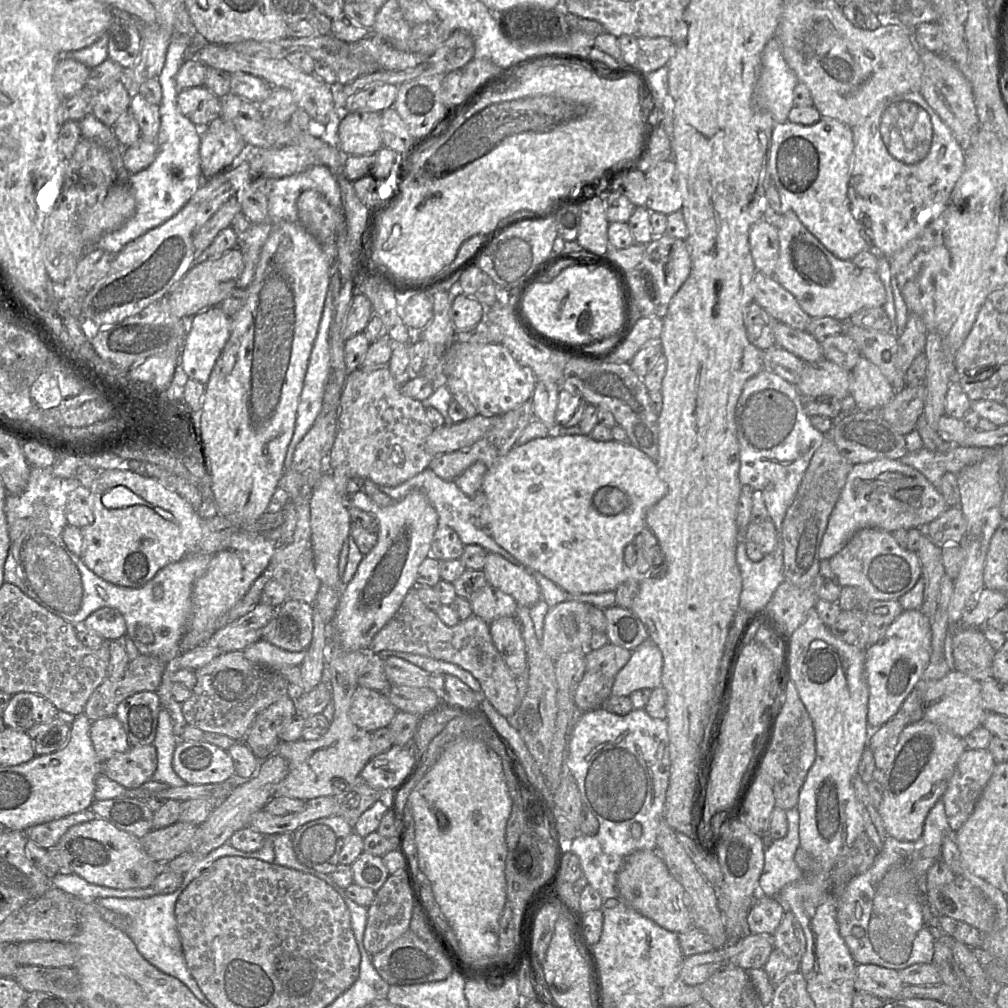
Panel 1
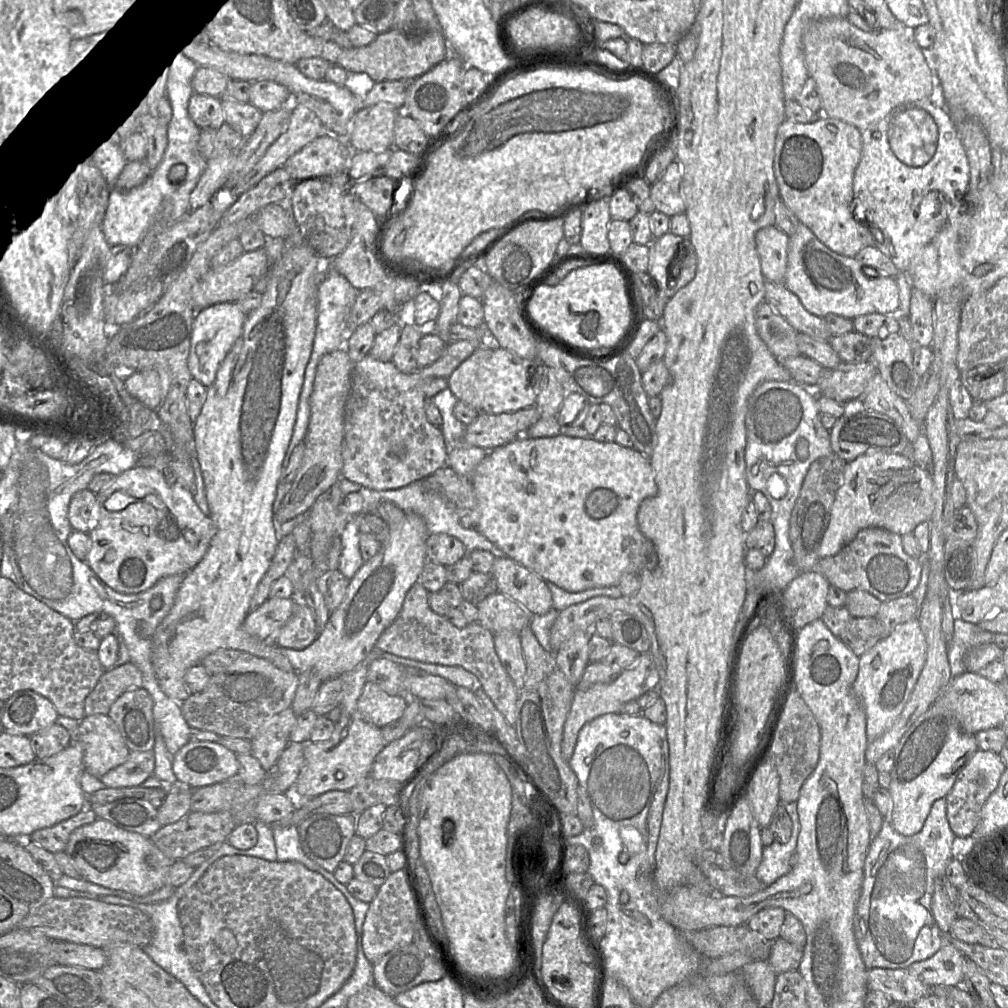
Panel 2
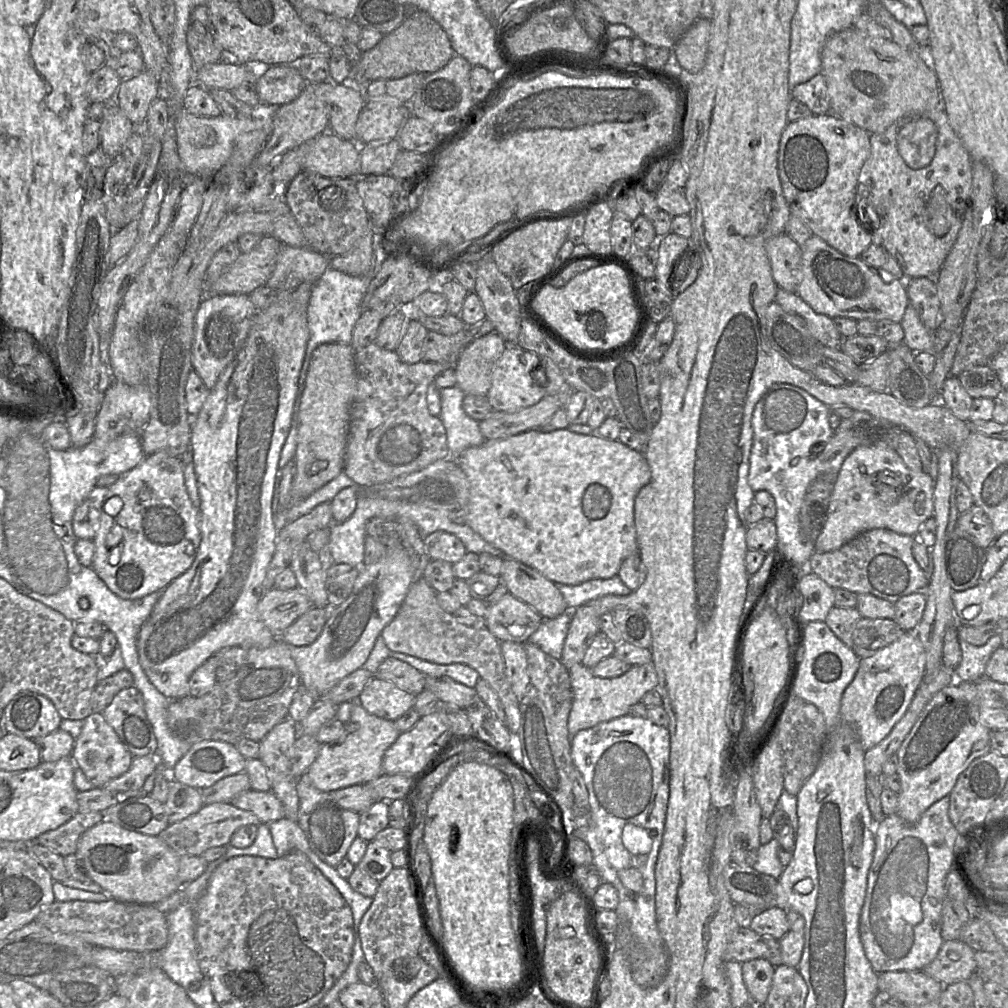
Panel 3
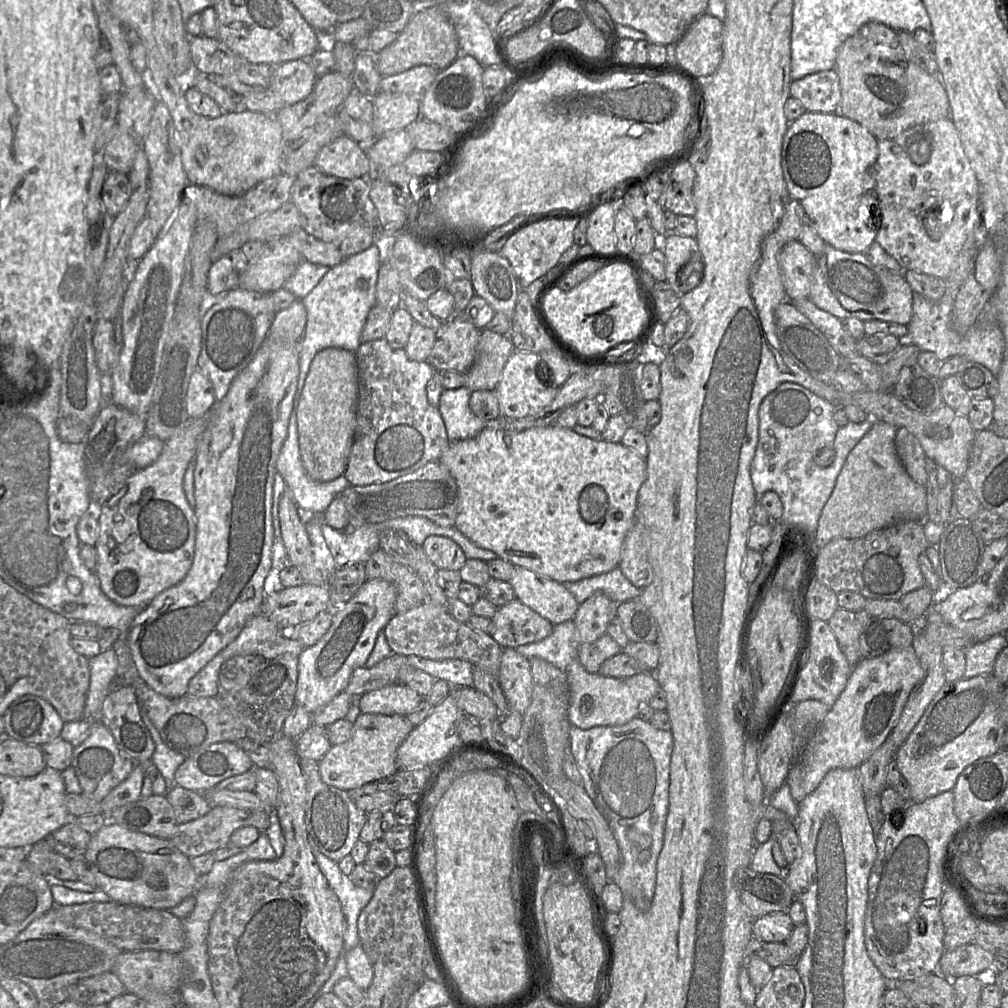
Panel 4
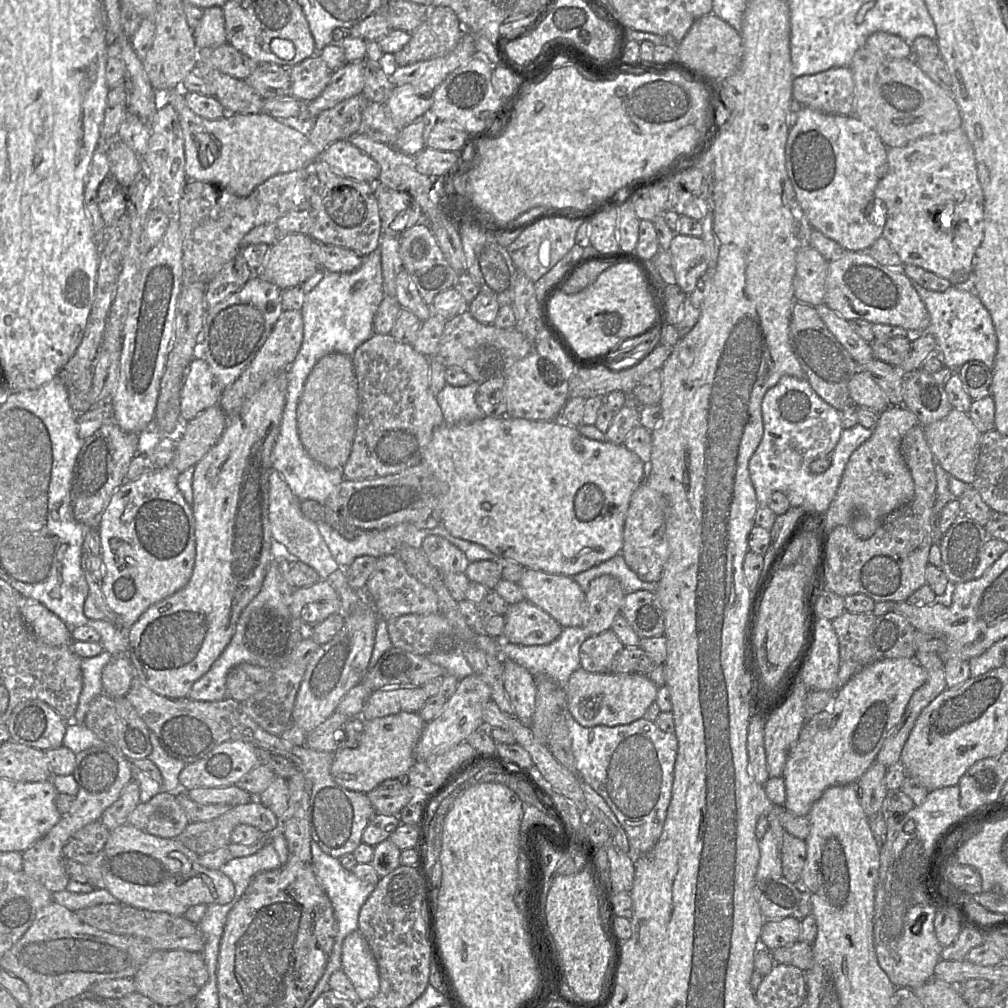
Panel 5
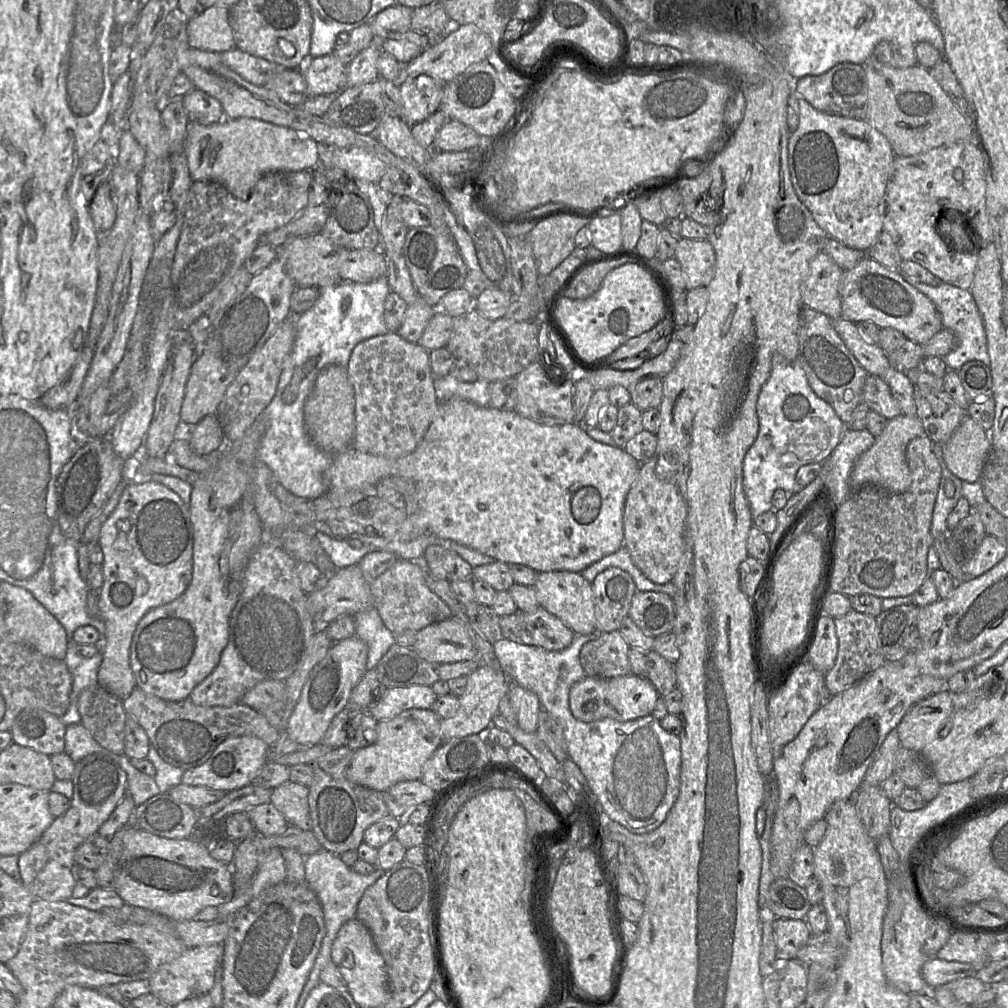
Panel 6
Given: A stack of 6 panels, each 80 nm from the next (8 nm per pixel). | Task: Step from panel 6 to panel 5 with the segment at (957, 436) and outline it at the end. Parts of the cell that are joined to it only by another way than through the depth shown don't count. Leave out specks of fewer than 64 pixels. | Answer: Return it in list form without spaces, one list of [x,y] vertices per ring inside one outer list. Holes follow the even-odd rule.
[[[953,408],[945,418],[924,427],[923,431],[933,456],[942,468],[956,479],[972,485],[976,477],[982,433],[969,415]]]

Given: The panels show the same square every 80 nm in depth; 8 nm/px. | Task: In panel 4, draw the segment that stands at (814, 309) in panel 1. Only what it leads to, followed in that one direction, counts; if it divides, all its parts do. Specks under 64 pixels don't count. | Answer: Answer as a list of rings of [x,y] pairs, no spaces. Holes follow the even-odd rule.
[[[830,245],[816,255],[809,299],[840,320],[881,320],[907,326],[912,318],[913,291],[903,273],[875,266],[863,253],[848,253]]]

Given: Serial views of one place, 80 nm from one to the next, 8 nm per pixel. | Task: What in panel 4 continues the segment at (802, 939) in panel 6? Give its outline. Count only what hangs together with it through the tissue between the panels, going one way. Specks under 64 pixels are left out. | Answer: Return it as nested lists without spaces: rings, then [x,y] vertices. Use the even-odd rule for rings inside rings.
[[[772,912],[756,918],[753,922],[753,937],[763,942],[785,942],[795,928],[788,912]]]

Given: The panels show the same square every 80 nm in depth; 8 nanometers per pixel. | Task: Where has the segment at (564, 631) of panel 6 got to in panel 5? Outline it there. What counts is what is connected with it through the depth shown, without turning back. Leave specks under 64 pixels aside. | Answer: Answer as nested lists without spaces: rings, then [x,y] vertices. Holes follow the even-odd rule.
[[[527,600],[510,605],[504,618],[503,641],[517,645],[550,644],[563,629],[548,613]]]

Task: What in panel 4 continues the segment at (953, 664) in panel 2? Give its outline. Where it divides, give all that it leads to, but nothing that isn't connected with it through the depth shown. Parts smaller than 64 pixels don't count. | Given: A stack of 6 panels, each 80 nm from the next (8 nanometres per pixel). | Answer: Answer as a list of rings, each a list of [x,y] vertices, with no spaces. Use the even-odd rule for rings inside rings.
[[[1004,634],[994,635],[963,650],[966,659],[964,677],[966,679],[993,673],[997,655],[1007,646]]]

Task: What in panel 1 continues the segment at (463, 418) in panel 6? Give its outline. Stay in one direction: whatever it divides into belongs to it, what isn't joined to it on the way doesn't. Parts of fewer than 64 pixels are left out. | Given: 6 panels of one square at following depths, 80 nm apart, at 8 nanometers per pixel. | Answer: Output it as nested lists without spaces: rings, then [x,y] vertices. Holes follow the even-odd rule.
[[[552,432],[544,438],[533,439],[523,445],[515,445],[506,455],[497,460],[484,474],[481,491],[485,494],[489,506],[489,535],[495,542],[511,554],[520,565],[531,572],[538,572],[570,594],[597,594],[615,591],[619,585],[627,581],[640,584],[649,577],[649,571],[635,571],[634,557],[630,561],[625,554],[628,546],[638,548],[635,538],[645,528],[645,516],[649,508],[659,502],[668,492],[666,483],[659,477],[656,462],[644,452],[632,445],[624,445],[611,440],[599,442],[589,435],[560,435]]]

